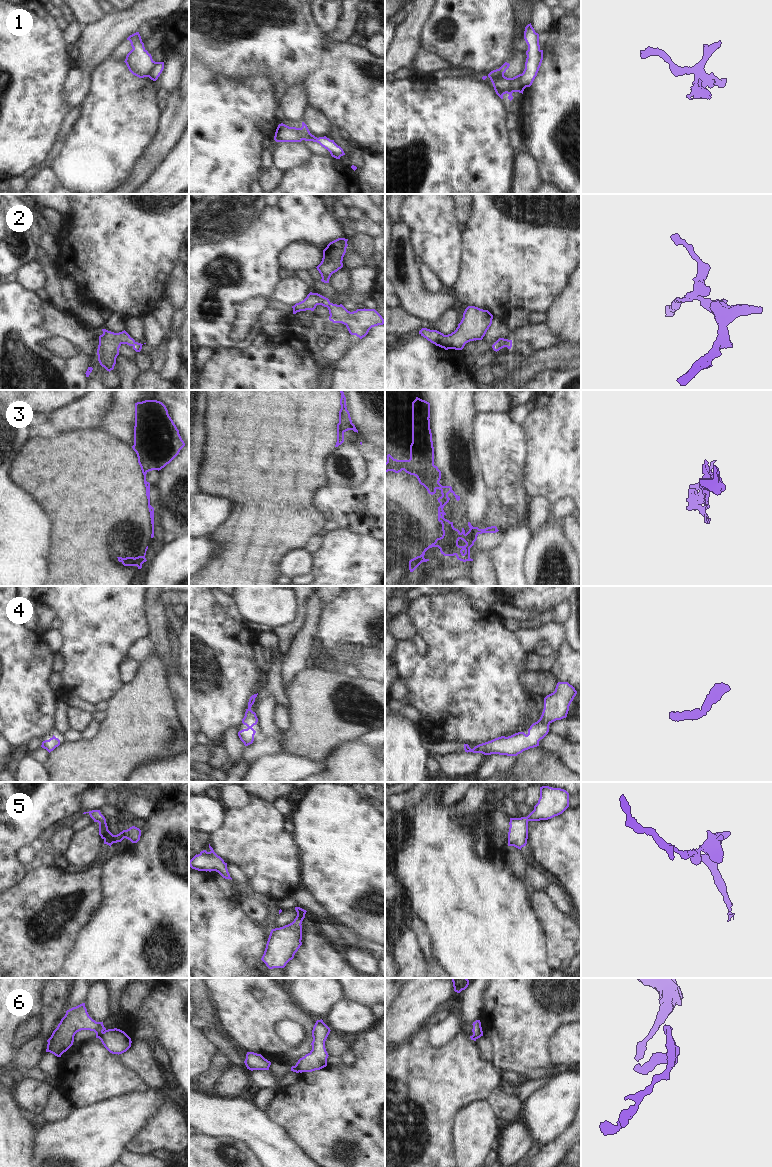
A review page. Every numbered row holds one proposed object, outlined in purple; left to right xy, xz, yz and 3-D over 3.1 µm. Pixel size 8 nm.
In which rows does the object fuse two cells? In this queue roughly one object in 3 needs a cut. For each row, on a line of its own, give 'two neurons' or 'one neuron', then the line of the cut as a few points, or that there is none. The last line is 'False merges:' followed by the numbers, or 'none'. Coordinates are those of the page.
1: one neuron | no cut
2: one neuron | no cut
3: two neurons | yz (400, 460), (404, 467), (415, 471), (422, 471), (433, 463)
4: one neuron | no cut
5: one neuron | no cut
6: two neurons | xy (103, 1032), (99, 1038)
False merges: 3, 6

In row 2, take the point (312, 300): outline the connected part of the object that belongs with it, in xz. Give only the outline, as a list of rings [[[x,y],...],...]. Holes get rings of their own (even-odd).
[[[312,292],[303,301],[292,306],[293,314],[306,310],[314,311],[317,305],[327,307],[330,321],[344,324],[351,335],[360,339],[365,337],[372,327],[385,324],[385,320],[375,309],[364,308],[350,312],[342,304],[333,304],[328,298]]]

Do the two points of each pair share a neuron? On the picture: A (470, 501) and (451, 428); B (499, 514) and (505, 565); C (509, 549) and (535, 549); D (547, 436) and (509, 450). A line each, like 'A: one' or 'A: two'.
A: one
B: two
C: two
D: two

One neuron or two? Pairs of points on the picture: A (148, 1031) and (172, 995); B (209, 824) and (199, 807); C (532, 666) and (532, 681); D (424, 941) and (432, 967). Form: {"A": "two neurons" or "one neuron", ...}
{"A": "one neuron", "B": "one neuron", "C": "two neurons", "D": "one neuron"}

